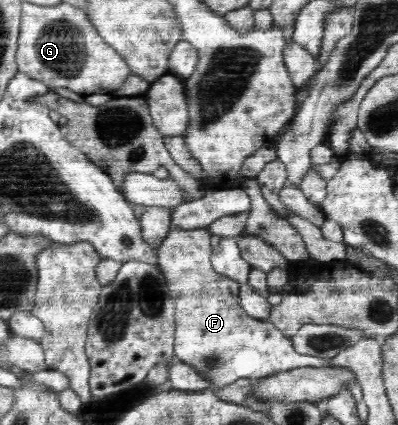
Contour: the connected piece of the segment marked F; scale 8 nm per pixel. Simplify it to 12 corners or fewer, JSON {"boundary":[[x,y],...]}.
{"boundary":[[173,228],[157,265],[176,359],[226,386],[338,366],[247,315],[208,228]]}

